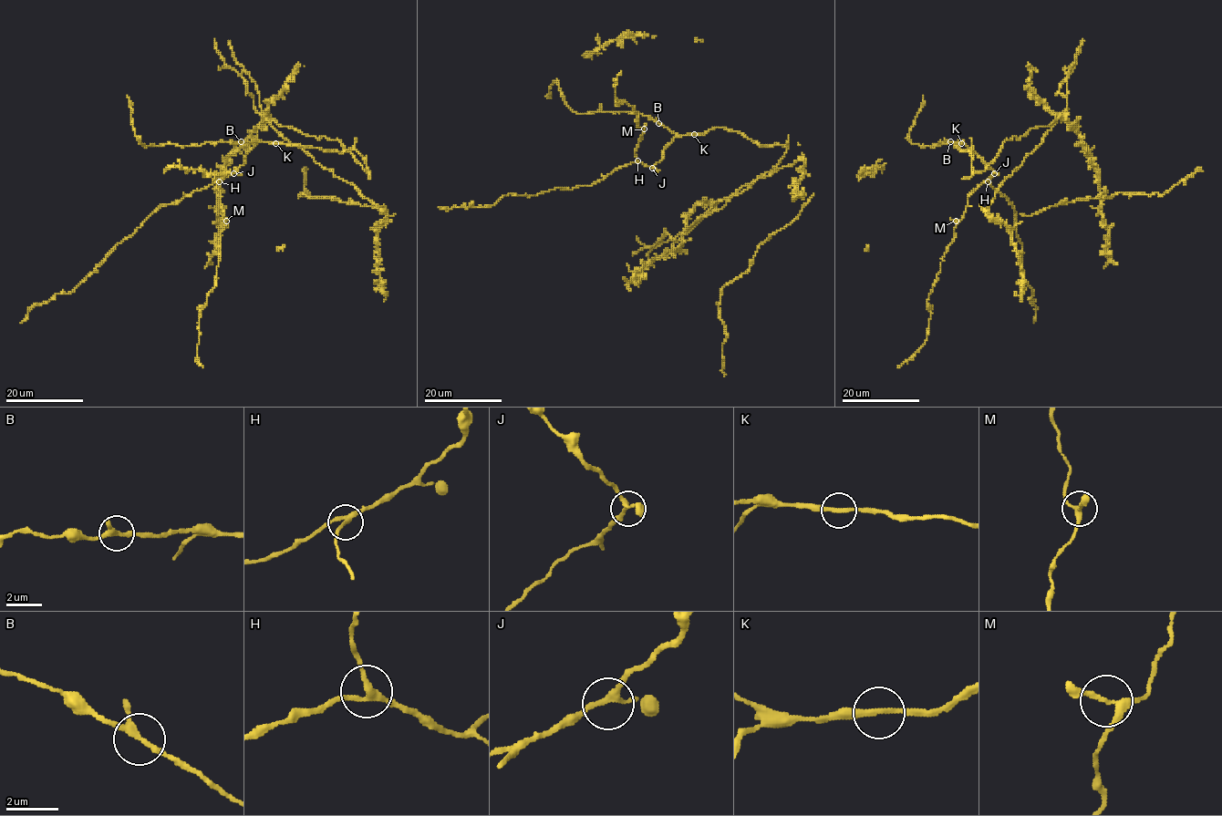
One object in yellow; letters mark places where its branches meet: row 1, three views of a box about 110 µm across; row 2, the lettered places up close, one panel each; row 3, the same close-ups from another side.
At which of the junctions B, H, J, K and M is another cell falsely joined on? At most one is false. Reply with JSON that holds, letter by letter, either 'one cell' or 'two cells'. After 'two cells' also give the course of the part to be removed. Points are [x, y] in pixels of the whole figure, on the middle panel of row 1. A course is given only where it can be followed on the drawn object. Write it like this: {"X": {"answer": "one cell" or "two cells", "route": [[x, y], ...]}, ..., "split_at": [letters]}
{"B": {"answer": "one cell"}, "H": {"answer": "one cell"}, "J": {"answer": "one cell"}, "K": {"answer": "one cell"}, "M": {"answer": "one cell"}, "split_at": []}

